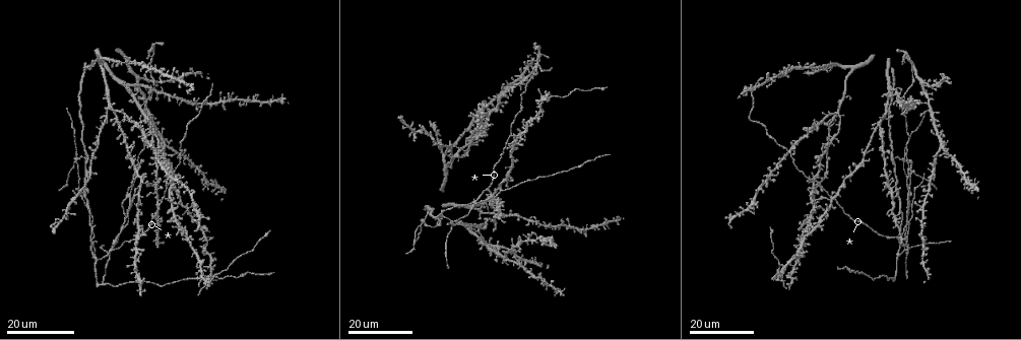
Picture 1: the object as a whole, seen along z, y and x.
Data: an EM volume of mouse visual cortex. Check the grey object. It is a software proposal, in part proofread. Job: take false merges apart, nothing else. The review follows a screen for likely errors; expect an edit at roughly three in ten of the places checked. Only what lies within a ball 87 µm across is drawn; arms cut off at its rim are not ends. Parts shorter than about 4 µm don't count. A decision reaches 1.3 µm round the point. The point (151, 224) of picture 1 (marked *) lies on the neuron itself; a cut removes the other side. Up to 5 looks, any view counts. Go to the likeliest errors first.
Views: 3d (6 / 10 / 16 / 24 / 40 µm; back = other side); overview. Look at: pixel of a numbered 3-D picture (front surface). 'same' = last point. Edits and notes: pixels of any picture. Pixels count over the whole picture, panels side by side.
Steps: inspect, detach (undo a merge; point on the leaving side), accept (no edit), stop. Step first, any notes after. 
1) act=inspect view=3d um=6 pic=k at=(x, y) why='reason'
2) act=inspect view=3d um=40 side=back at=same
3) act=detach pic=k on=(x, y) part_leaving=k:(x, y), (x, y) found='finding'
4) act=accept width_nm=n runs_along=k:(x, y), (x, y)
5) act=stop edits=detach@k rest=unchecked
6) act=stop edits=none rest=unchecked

act=inspect view=3d um=16 pic=1 at=(906, 251) why='thin arm on a thick one'

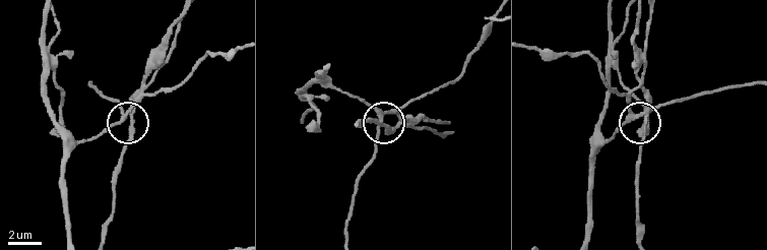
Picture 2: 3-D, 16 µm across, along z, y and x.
act=inspect view=3d um=10 pic=2 at=(381, 118)

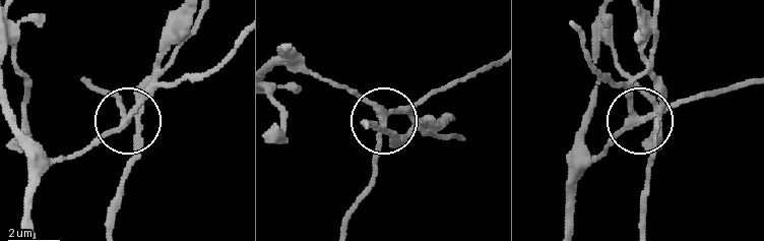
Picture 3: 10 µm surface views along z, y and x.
act=accept width_nm=230 runs_along=3:(234, 49), (207, 70), (154, 95), (128, 121), (122, 97) found='continuous, no second neuron'

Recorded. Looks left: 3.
act=inspect view=3d um=24 pic=1 at=(505, 145) why='a fork'

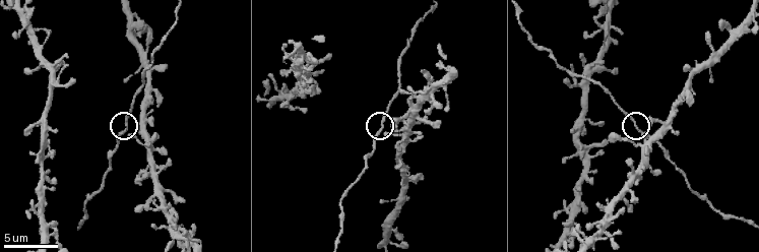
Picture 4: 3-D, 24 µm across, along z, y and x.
act=inspect view=3d um=10 pic=4 at=(382, 131) why='zoom in'

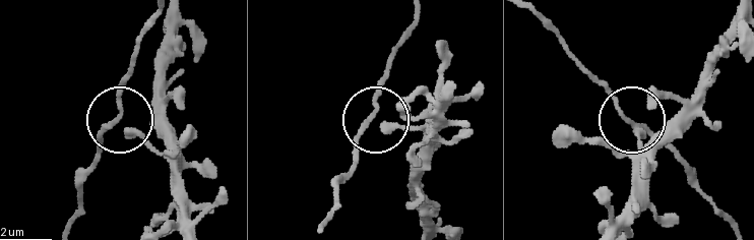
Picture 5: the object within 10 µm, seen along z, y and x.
act=accept runs_along=5:(319, 231), (386, 78) found='all the same neuron'

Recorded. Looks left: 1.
act=stop edits=none rest=unchecked

